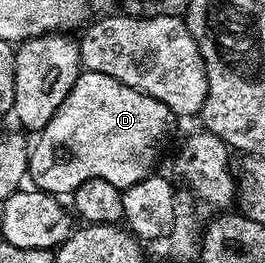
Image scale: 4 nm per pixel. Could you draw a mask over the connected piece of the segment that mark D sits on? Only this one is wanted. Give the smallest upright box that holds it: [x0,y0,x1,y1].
[28,72,178,195]

